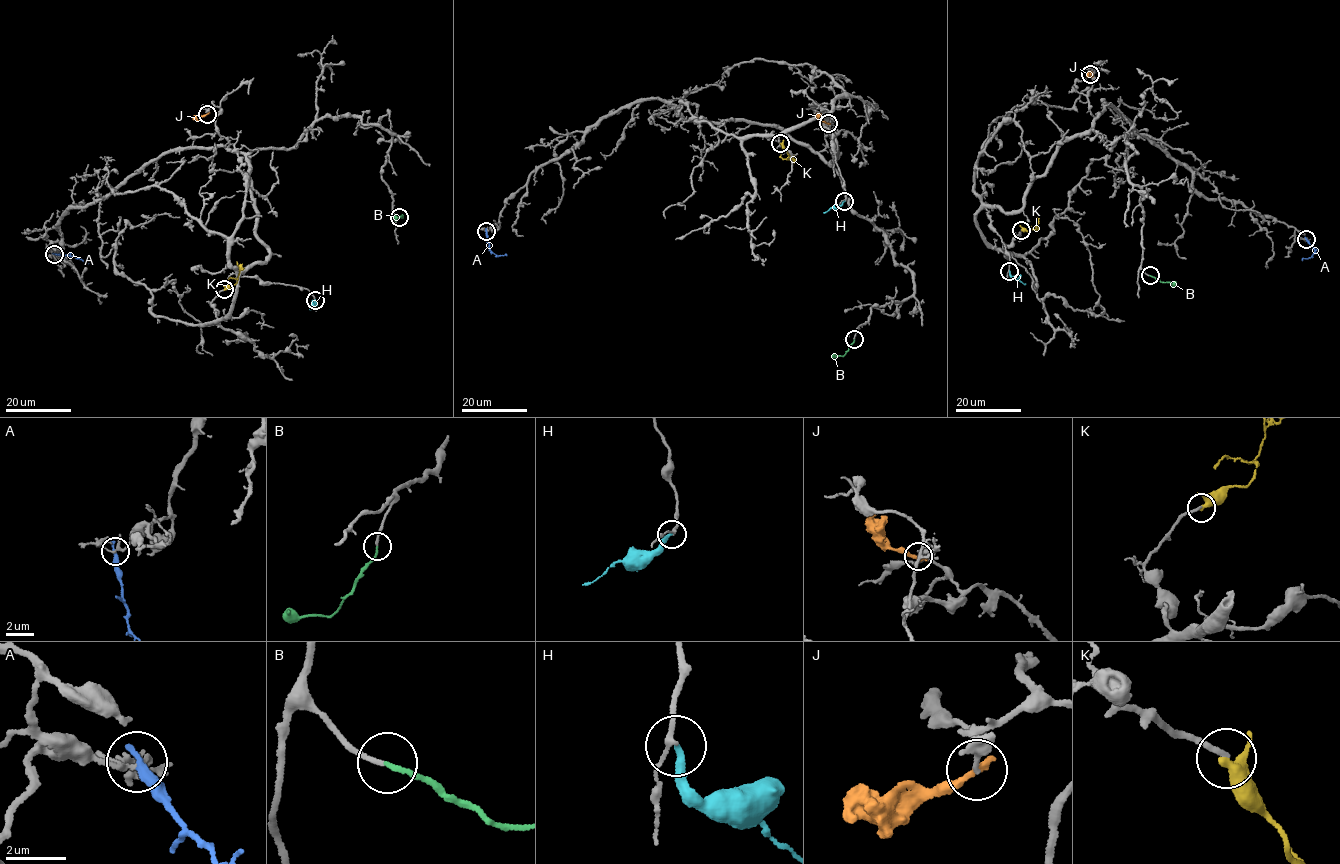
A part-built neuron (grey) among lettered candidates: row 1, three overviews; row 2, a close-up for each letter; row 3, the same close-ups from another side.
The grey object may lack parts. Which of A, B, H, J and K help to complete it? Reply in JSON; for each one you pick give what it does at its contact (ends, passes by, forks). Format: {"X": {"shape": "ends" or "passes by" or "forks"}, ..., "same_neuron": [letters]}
{"B": {"shape": "ends"}, "K": {"shape": "passes by"}, "same_neuron": ["B", "K"]}

